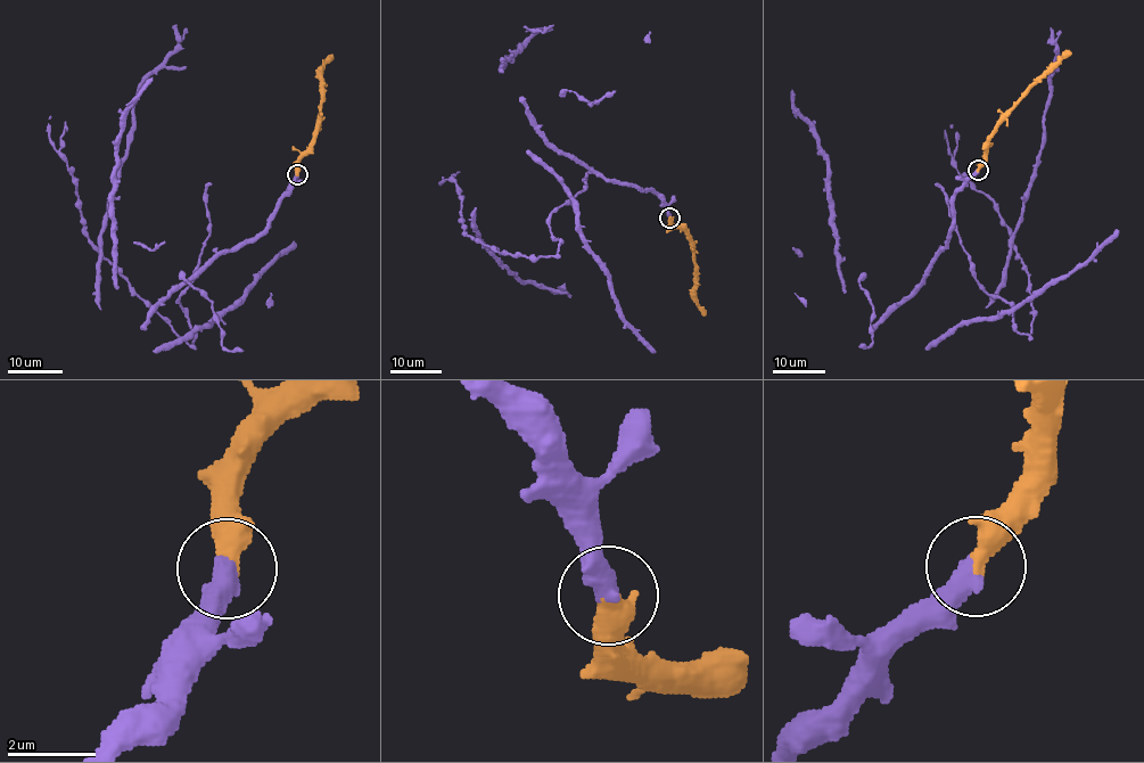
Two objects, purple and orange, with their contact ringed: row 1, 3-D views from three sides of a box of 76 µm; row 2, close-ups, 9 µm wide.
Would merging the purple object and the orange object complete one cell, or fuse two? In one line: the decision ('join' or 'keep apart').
join

